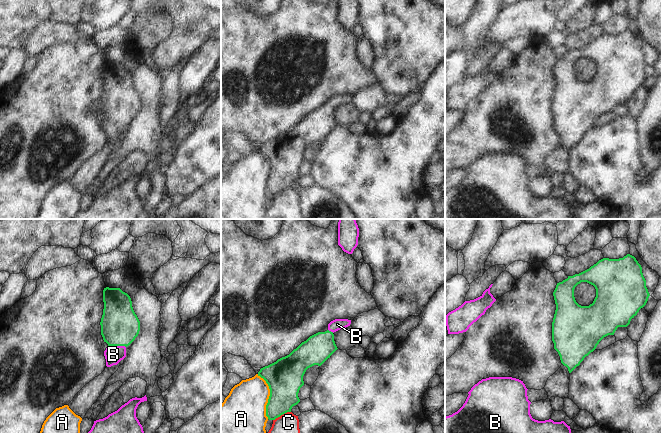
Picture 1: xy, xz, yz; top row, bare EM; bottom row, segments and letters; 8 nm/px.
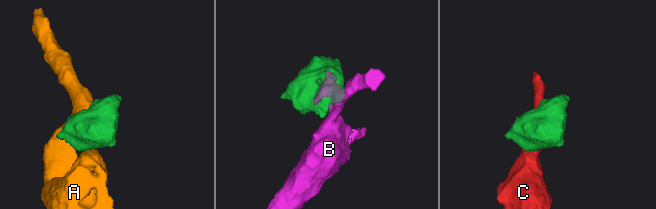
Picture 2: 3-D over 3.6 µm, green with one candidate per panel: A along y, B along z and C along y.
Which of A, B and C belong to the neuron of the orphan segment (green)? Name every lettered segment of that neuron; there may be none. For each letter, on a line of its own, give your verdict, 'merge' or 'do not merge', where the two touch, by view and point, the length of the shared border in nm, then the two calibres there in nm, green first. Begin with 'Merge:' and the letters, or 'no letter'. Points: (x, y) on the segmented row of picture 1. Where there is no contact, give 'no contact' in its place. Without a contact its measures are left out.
Merge: B
A: do not merge; contact xz (269, 396); length 380 nm; calibres 300 and 360 nm
B: merge; contact xy (117, 345); length 140 nm; calibres 300 and 140 nm
C: do not merge; contact xz (281, 414); length 160 nm; calibres 260 and 160 nm

